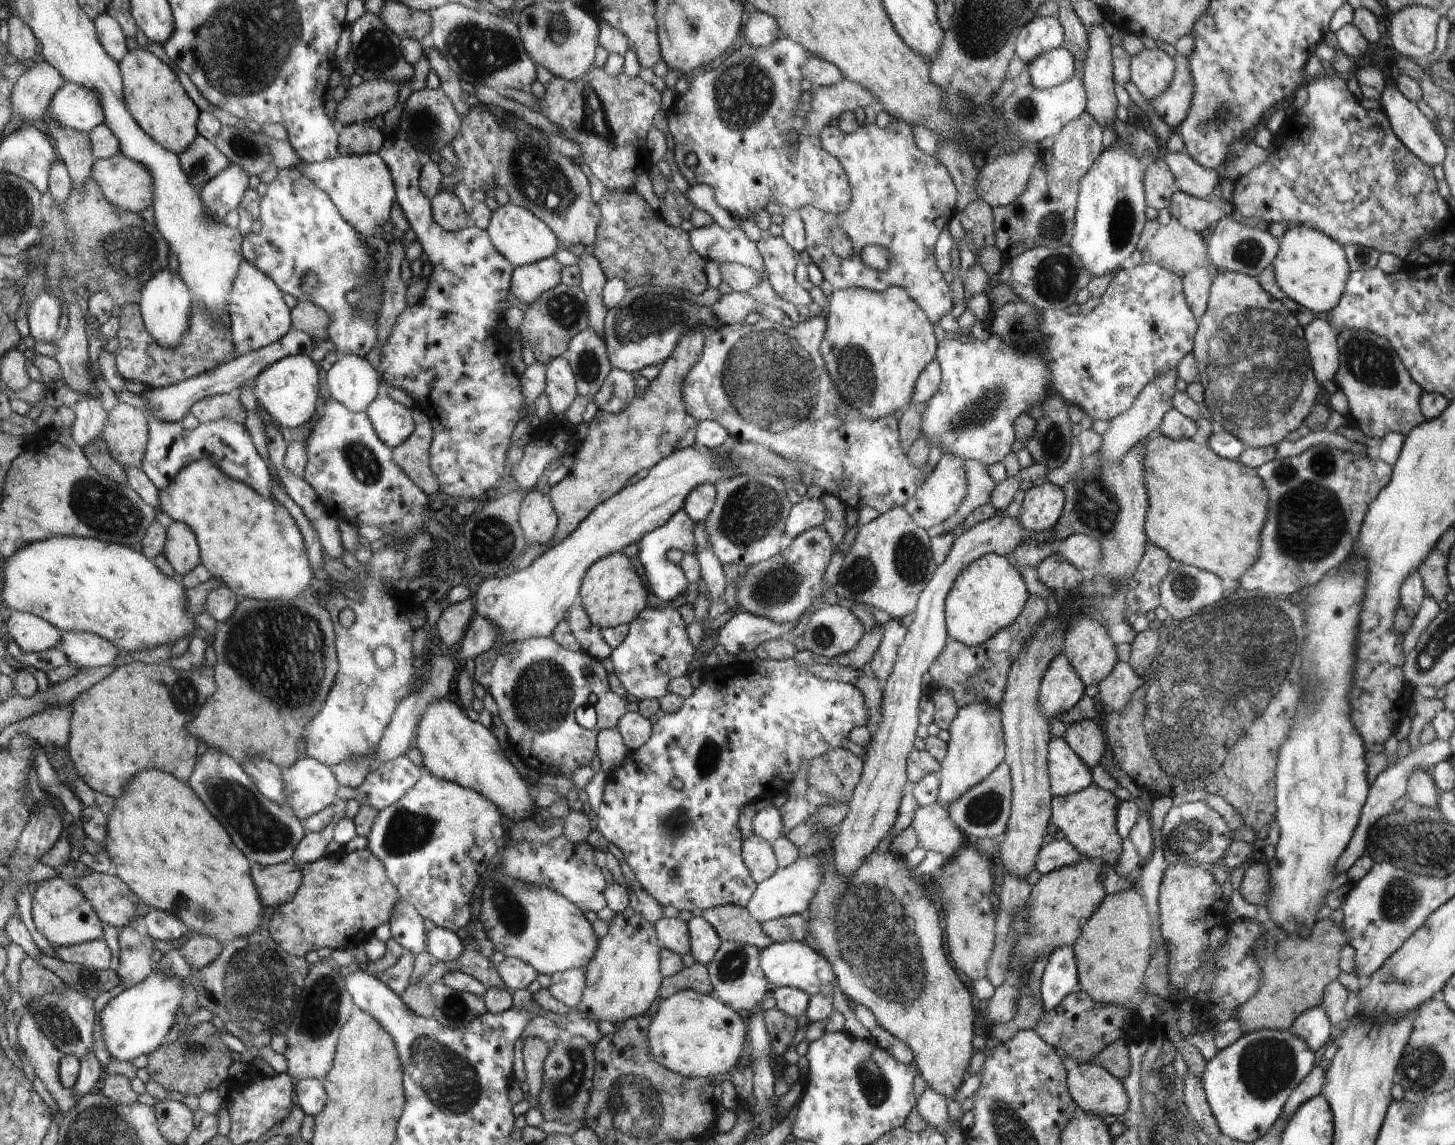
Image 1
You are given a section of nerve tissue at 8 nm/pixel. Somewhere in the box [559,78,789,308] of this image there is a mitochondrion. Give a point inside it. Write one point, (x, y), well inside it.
(594, 120)

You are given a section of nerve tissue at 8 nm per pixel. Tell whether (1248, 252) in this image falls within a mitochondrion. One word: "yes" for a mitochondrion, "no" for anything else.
yes

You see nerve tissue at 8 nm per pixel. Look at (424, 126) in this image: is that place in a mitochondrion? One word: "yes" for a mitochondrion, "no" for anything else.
yes

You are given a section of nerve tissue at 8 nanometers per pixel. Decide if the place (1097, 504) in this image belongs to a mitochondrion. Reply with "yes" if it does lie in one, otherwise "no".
yes

